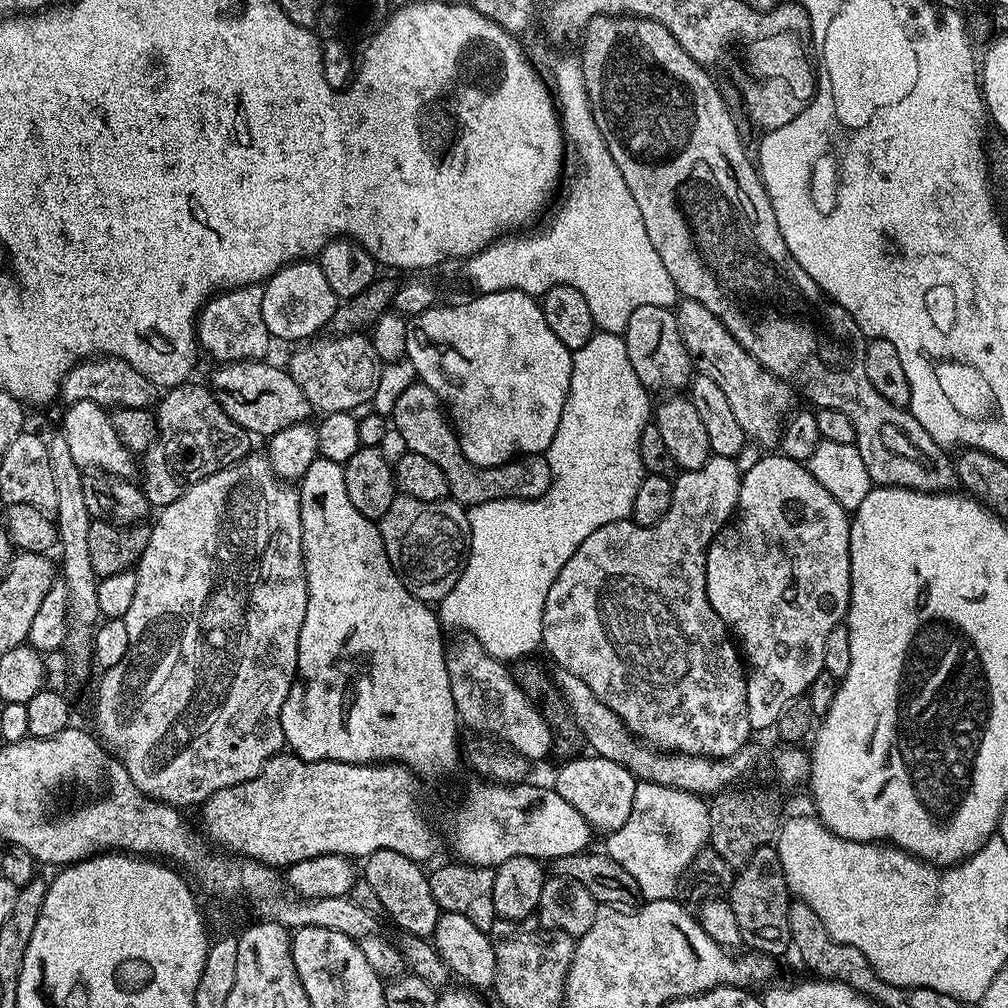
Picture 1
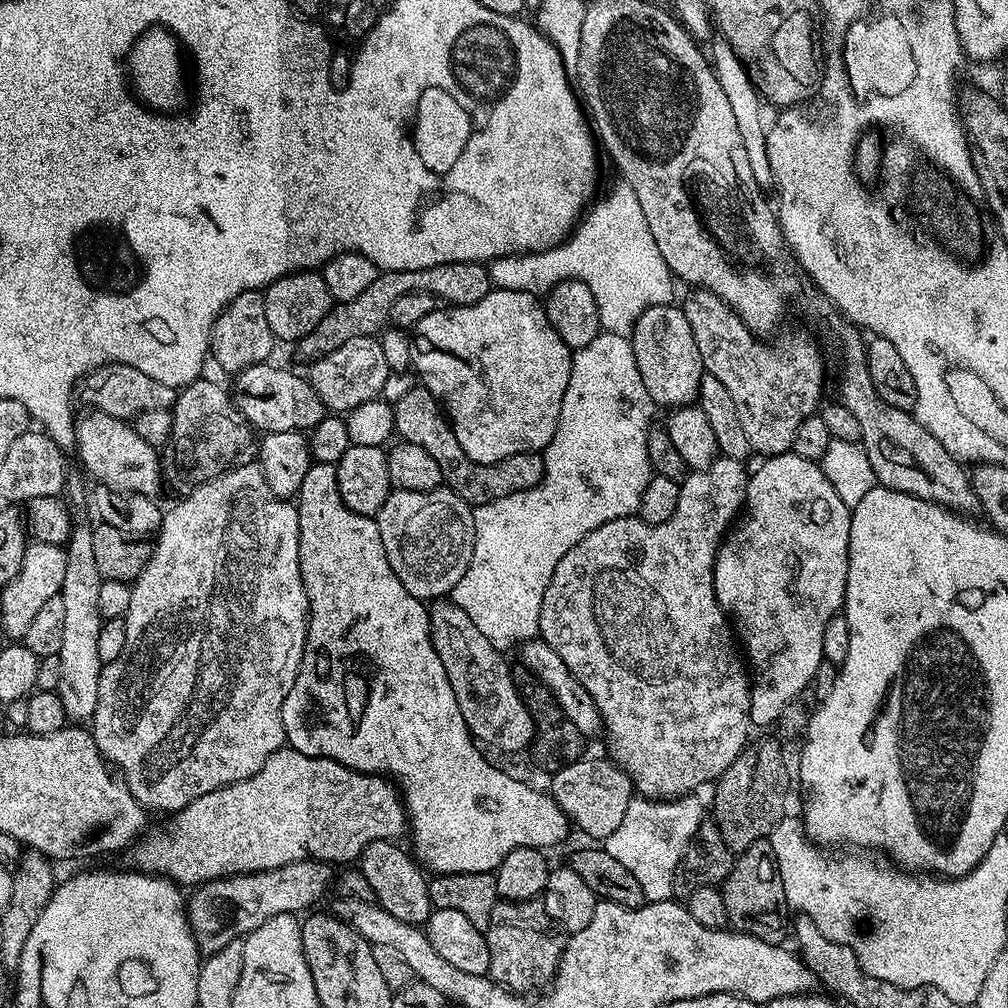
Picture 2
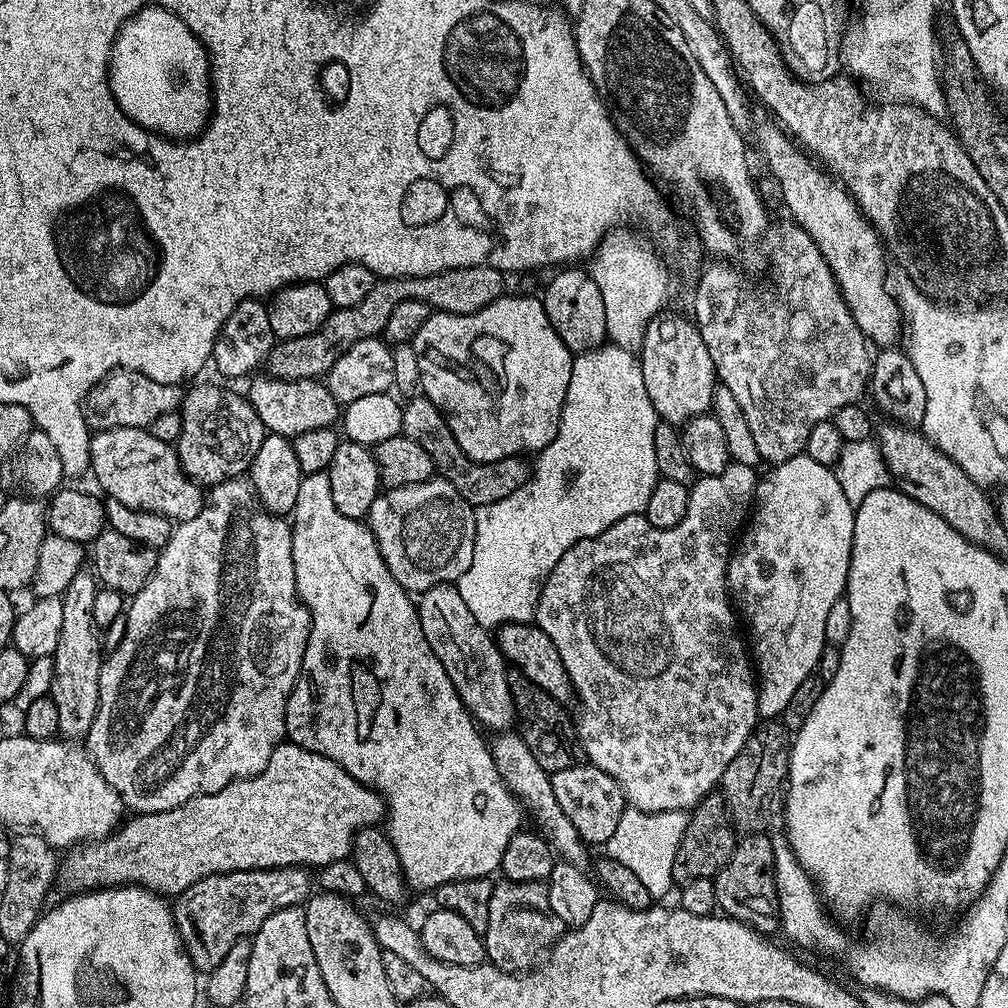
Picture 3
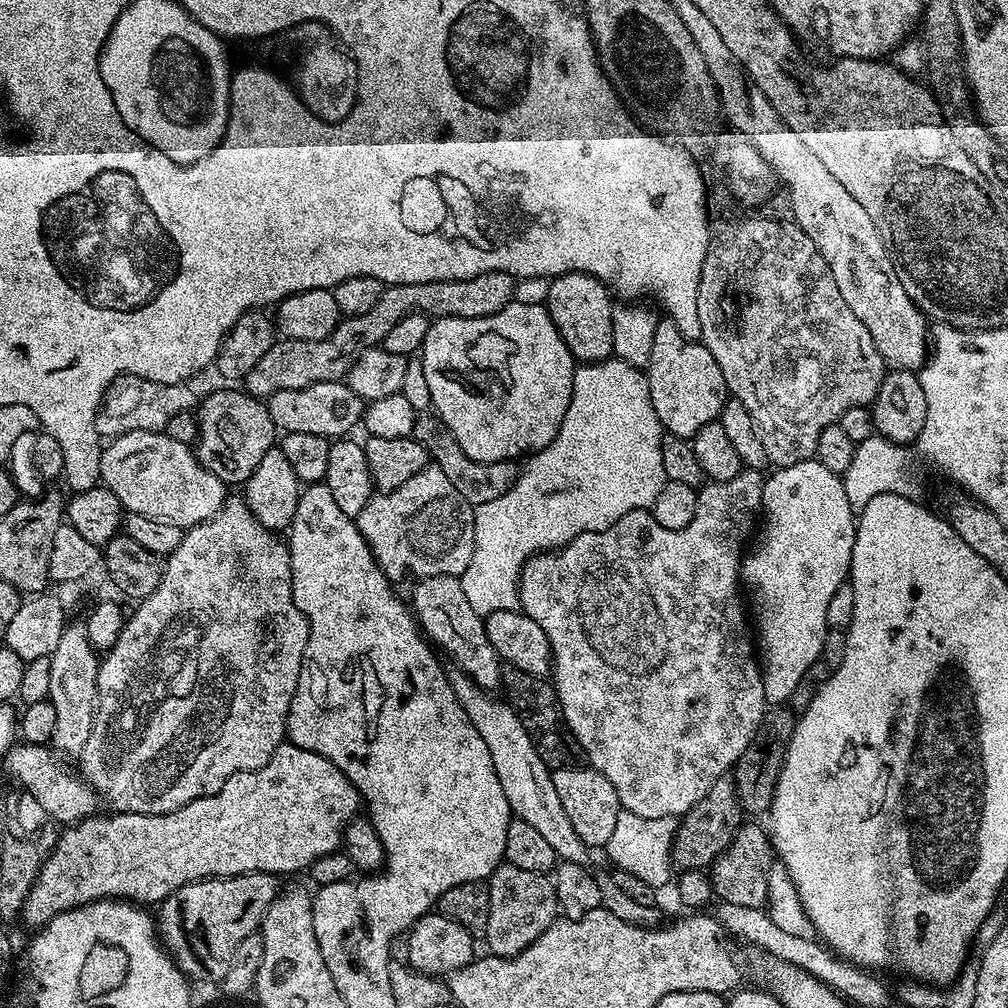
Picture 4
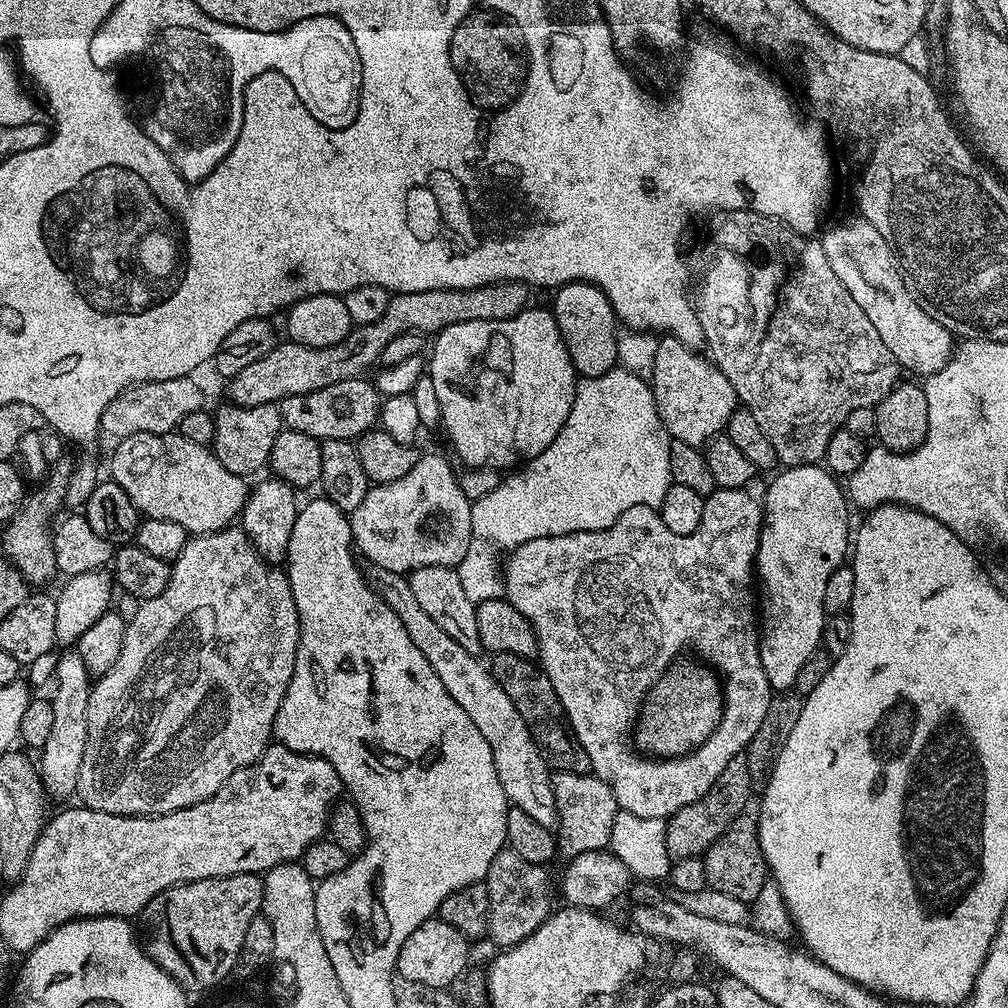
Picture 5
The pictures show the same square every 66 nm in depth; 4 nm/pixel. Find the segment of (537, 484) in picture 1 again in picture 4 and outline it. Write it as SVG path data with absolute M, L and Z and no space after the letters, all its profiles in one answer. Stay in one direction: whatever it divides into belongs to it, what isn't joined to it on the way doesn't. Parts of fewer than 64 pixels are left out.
M435 414L417 415L411 437L425 448L429 461L435 468L442 470L446 478L450 478L454 490L458 490L458 494L462 494L462 498L466 498L466 502L470 505L475 506L482 502L491 502L493 498L502 498L502 494L506 494L506 490L510 490L510 486L514 486L516 479L520 477L522 468L515 460L474 462L474 458L470 458L466 450L458 446L458 438L450 434L446 422L442 422Z

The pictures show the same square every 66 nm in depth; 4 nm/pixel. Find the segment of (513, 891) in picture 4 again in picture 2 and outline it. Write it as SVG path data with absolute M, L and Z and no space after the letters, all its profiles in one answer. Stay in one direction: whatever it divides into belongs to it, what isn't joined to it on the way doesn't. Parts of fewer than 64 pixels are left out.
M494 922L486 933L490 946L488 976L513 994L532 994L535 988L544 990L556 977L566 940L563 935L551 936L536 928L519 928L516 924Z

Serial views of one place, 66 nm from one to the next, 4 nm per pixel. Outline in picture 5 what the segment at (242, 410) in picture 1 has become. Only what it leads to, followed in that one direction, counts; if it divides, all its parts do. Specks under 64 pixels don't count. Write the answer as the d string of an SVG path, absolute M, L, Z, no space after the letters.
M357 378L346 382L334 382L326 390L314 390L310 394L294 394L279 403L281 422L287 430L298 430L298 434L310 434L319 440L355 441L357 436L377 427L382 397L375 383L368 378Z

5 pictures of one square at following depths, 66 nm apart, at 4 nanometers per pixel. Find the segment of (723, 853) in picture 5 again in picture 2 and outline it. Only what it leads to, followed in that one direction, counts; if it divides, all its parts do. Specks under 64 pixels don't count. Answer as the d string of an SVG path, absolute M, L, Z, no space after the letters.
M771 839L759 840L754 842L747 850L739 853L735 857L732 869L722 885L726 910L730 917L730 924L733 929L746 932L750 936L756 936L764 940L767 944L783 945L784 939L789 939L790 928L784 923L789 923L790 915L788 913L786 902L786 890L782 890L782 874L778 874L778 858L774 854L774 846Z

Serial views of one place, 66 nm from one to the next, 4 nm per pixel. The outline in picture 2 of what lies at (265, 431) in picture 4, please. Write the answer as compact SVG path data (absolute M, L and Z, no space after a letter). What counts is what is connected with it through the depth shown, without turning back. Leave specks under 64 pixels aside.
M201 378L181 389L171 408L172 434L160 452L163 473L184 474L188 485L204 484L238 465L251 463L258 444L252 426L236 411L231 395Z

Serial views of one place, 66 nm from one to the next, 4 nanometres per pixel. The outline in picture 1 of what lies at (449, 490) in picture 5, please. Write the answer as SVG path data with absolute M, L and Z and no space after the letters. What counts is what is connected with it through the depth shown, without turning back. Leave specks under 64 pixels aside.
M400 494L378 523L386 554L396 575L414 598L439 602L454 590L468 563L468 513L465 505L457 504L451 498L431 504Z

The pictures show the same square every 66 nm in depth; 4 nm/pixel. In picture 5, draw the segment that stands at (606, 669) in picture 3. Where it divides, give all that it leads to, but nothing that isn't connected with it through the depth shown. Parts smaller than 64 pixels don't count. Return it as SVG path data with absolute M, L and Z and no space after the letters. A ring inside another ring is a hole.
M757 478L746 482L744 488L717 488L707 496L702 510L702 522L694 534L679 536L673 534L662 522L659 511L646 506L630 506L619 516L611 526L597 532L575 532L565 536L551 536L550 538L534 538L522 546L518 546L509 556L508 565L502 568L504 581L504 596L530 622L530 626L536 635L536 647L538 649L538 663L550 678L550 686L558 694L562 706L566 710L566 718L592 763L592 772L610 790L616 799L617 809L621 812L638 814L638 818L658 818L667 821L682 806L690 806L690 802L698 802L718 782L718 774L730 766L730 758L741 755L747 749L750 738L758 734L758 726L762 726L762 717L766 714L766 706L770 706L773 691L768 686L766 670L762 670L762 658L760 657L760 638L758 635L758 608L754 603L754 569L756 567L756 555L760 545L760 530L764 526L764 490L766 484L763 479ZM684 647L693 648L700 652L699 659L714 666L715 671L723 677L724 690L724 717L720 725L710 734L706 744L698 746L694 752L687 752L684 756L671 758L649 758L647 755L638 754L630 737L634 732L640 709L644 707L645 699L650 689L664 676L669 668L673 667L676 655Z

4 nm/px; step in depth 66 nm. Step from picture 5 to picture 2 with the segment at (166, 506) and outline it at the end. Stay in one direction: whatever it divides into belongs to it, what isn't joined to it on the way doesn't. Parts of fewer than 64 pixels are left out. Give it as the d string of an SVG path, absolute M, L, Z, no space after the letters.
M99 410L85 411L84 417L76 420L76 443L74 452L80 455L84 468L93 481L114 488L117 492L137 492L155 497L156 479L161 478L161 457L125 421L116 420Z

